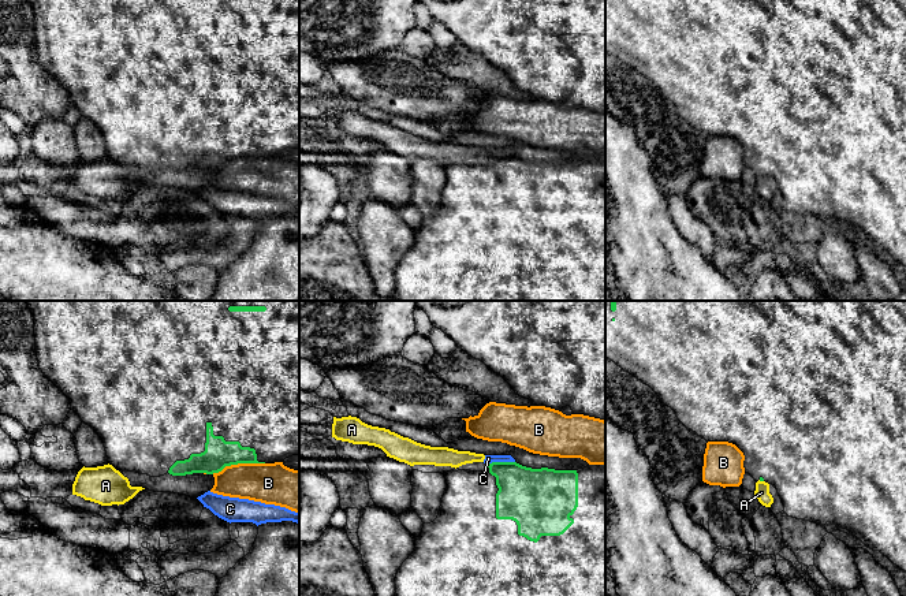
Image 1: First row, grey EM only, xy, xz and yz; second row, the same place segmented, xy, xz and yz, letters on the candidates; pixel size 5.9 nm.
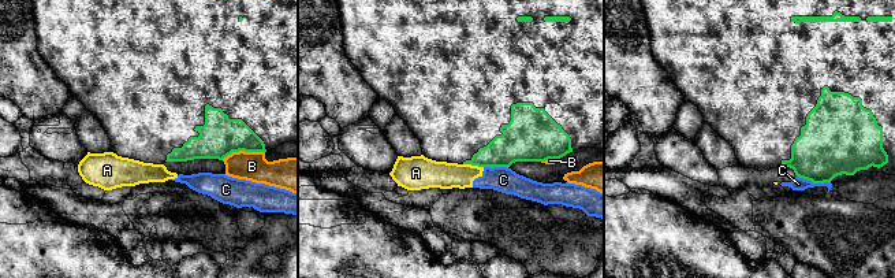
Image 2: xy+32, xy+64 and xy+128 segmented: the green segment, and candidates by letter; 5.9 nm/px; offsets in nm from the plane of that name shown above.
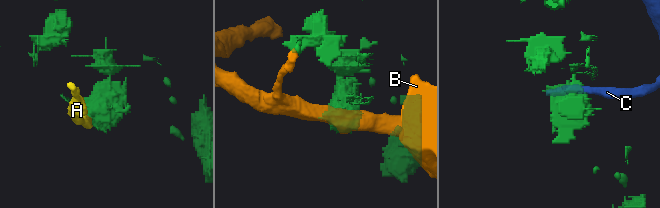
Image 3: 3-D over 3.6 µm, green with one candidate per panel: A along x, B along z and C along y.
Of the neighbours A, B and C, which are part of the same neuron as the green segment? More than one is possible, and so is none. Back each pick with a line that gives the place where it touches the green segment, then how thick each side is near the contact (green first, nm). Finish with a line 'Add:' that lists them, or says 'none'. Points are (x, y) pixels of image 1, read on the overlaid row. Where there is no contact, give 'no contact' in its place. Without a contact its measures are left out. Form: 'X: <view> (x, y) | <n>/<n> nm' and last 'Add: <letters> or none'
Add: none

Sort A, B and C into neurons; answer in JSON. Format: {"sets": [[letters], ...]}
{"sets": [["A", "C"], ["B"]]}

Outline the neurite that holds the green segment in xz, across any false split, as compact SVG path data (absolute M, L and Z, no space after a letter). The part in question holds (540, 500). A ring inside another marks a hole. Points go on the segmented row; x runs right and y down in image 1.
M517 462L486 463L488 472L454 469L444 474L447 488L437 518L424 524L413 554L399 567L395 596L605 596L605 465L578 470L532 469Z

